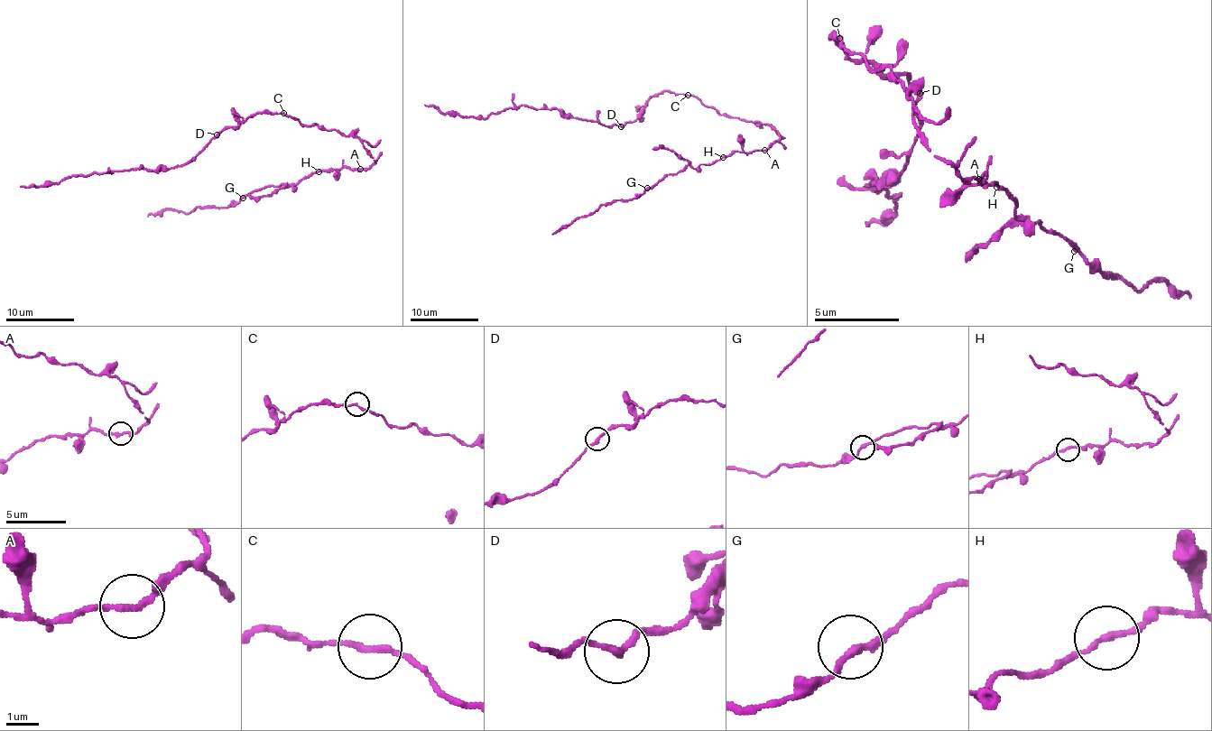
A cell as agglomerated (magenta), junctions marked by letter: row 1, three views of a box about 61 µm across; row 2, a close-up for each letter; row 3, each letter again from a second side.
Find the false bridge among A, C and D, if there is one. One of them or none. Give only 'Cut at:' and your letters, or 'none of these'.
Cut at: A

